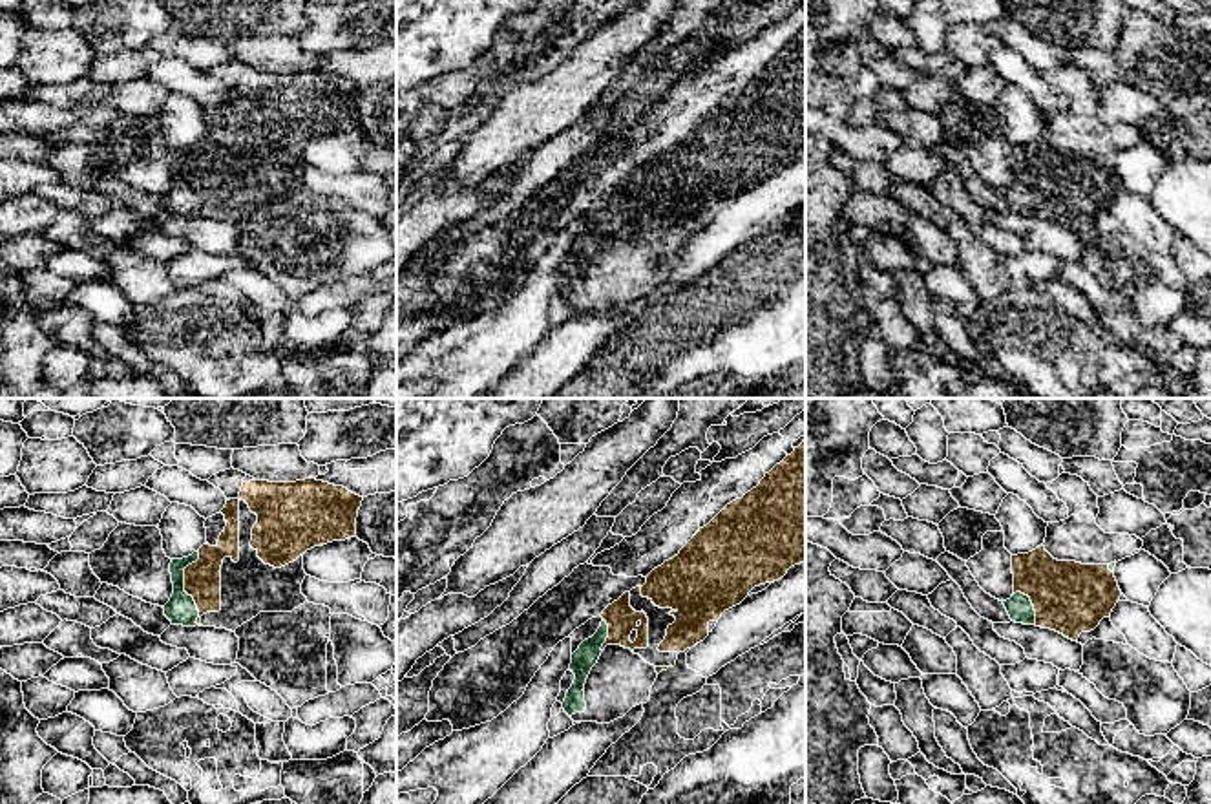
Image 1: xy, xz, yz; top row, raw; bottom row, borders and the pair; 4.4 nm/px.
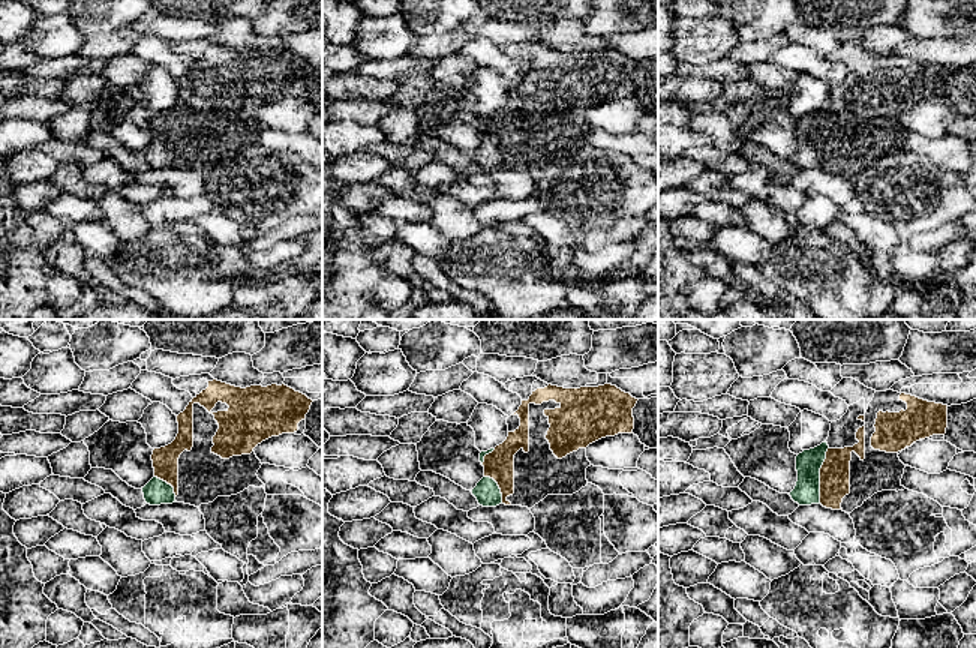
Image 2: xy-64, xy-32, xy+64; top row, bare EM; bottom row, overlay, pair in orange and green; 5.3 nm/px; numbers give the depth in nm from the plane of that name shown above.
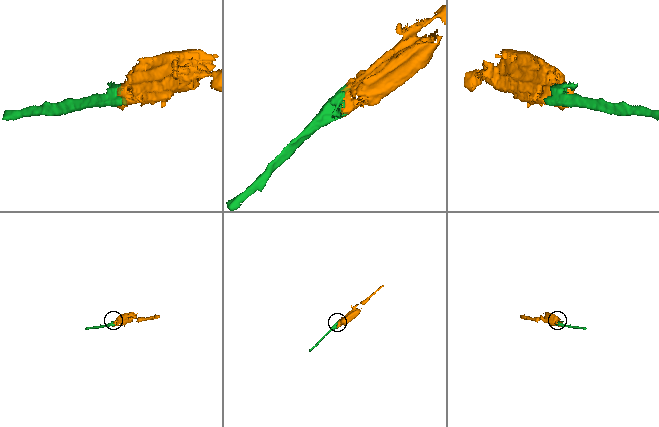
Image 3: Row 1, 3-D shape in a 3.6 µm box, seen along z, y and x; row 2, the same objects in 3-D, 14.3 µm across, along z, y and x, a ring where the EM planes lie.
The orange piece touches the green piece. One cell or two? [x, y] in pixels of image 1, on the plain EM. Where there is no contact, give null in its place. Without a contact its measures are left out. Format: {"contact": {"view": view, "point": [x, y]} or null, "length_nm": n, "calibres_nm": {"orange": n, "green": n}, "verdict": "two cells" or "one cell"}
{"contact": {"view": "xy", "point": [185, 178]}, "length_nm": 320, "calibres_nm": {"orange": 160, "green": 140}, "verdict": "one cell"}

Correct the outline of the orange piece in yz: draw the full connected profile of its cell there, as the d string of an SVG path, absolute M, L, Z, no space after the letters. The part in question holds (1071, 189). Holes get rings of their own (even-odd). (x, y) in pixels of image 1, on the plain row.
M1045 137L1012 146L1014 186L1003 192L1016 214L1050 219L1078 232L1116 197L1121 181L1111 155L1058 152Z

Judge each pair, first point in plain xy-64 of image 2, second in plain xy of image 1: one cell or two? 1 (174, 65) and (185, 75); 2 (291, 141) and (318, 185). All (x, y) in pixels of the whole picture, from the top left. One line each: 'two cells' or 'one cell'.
1: one cell
2: one cell

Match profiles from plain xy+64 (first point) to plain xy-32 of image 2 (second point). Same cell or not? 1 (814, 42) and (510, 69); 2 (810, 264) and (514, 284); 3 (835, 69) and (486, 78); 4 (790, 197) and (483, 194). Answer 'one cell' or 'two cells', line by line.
1: two cells
2: one cell
3: two cells
4: one cell

